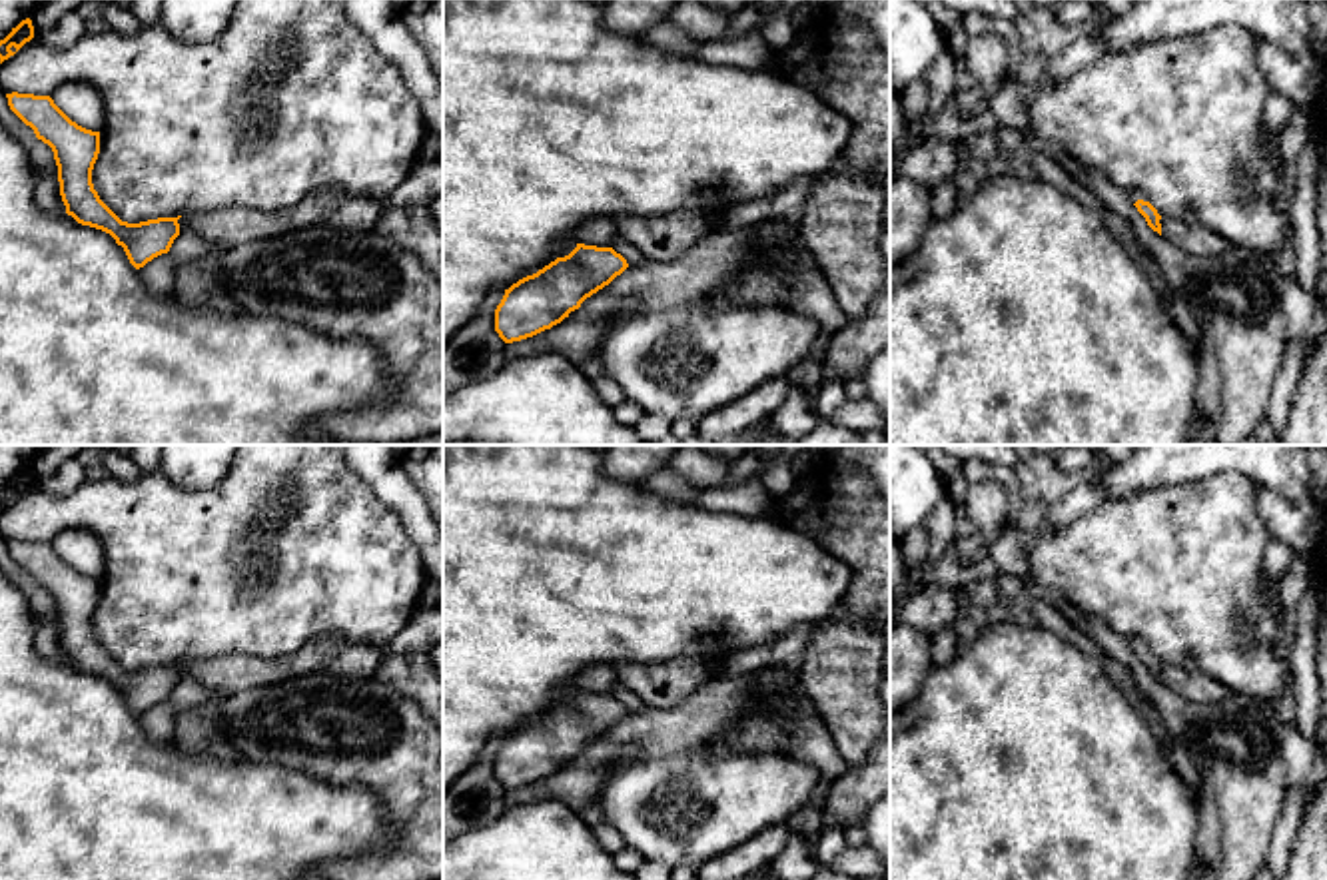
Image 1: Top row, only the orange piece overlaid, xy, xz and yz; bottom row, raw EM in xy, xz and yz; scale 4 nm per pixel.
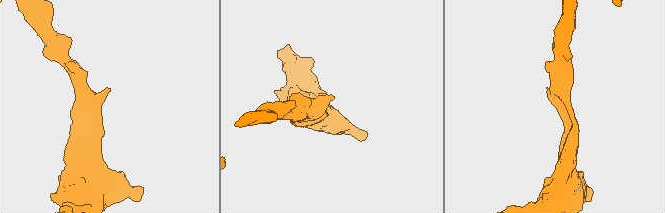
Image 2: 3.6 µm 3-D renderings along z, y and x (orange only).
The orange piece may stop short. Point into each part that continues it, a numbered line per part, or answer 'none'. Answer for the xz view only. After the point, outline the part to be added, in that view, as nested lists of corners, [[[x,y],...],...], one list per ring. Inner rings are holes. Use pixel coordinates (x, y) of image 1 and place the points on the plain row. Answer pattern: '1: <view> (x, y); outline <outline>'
none

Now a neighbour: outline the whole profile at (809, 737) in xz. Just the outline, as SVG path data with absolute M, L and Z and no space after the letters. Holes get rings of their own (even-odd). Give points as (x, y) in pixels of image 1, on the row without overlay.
M810 700L792 706L792 726L788 732L778 732L778 738L798 752L804 762L812 764L822 780L836 780L848 768Z

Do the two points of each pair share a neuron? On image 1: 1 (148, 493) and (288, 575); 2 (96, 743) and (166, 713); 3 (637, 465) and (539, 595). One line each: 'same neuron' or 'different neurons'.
1: same neuron
2: different neurons
3: different neurons

